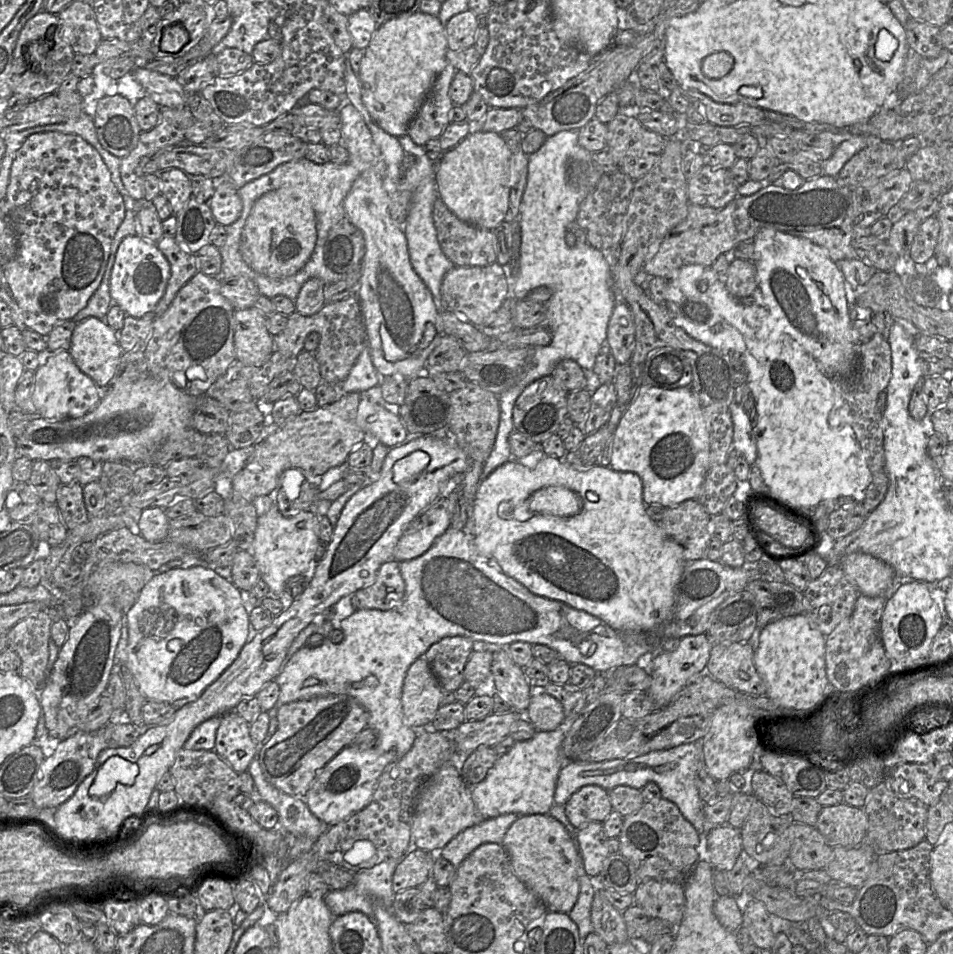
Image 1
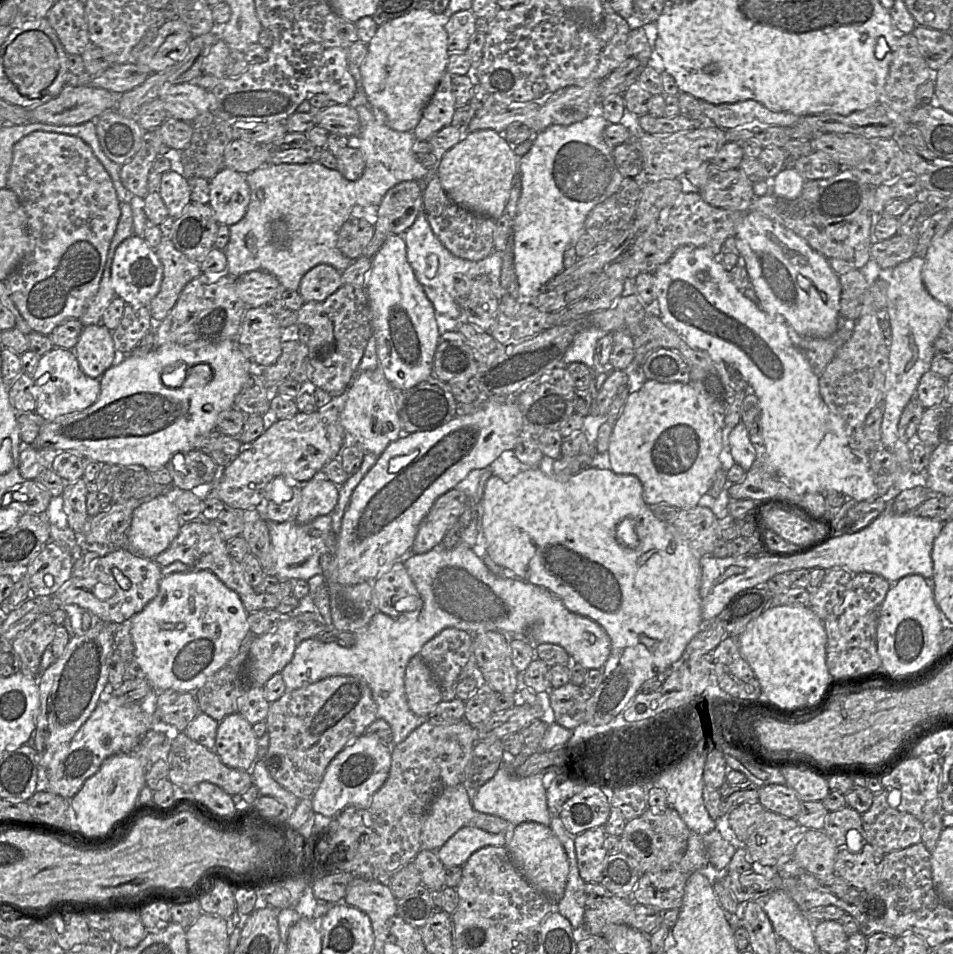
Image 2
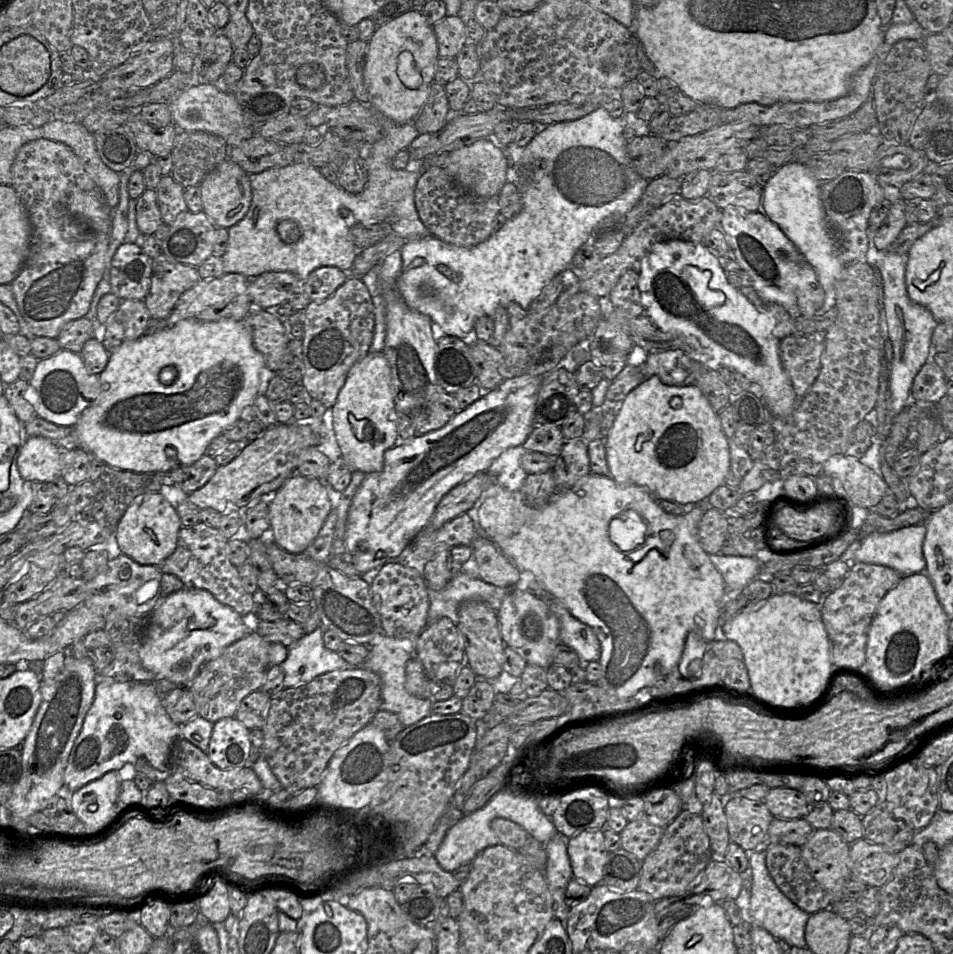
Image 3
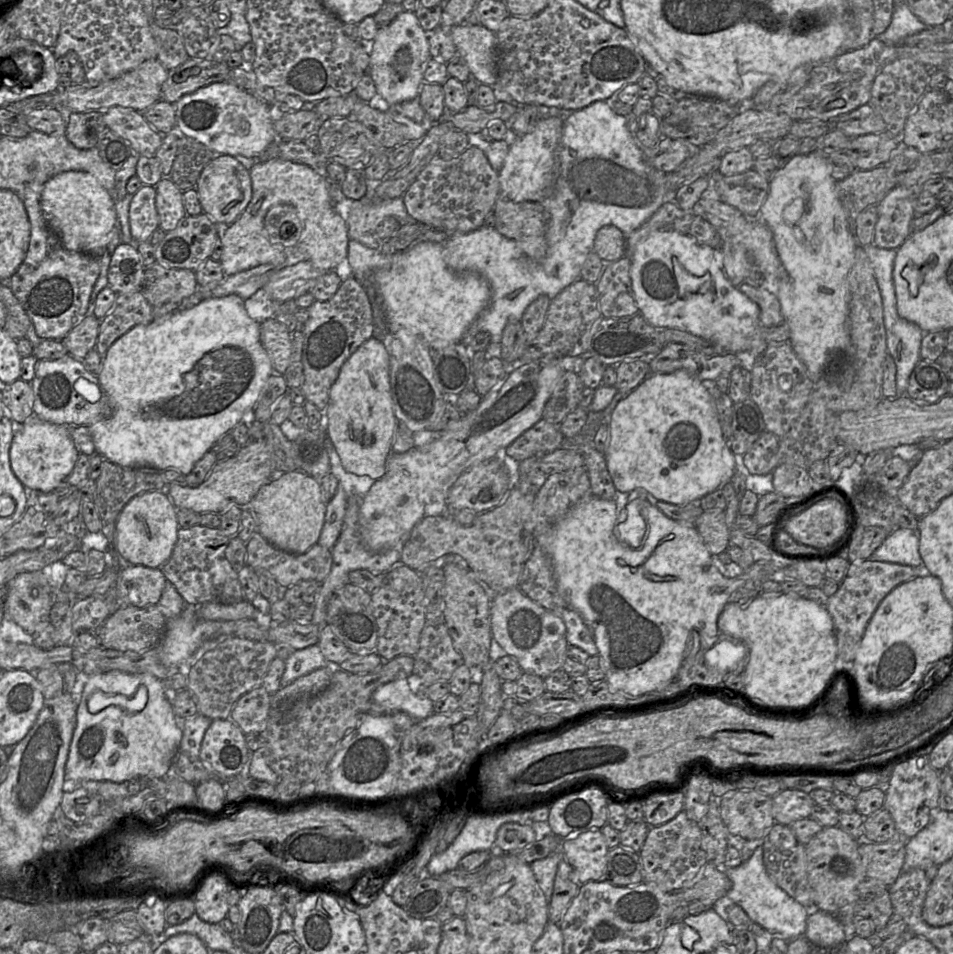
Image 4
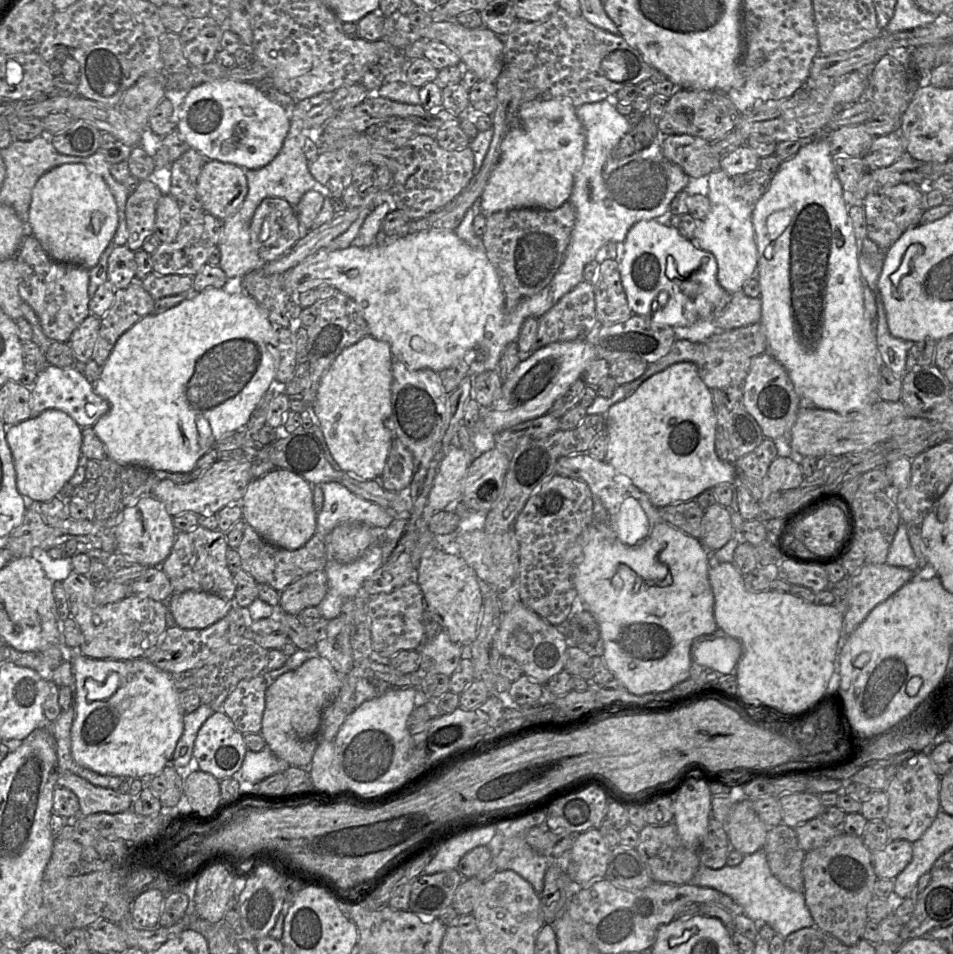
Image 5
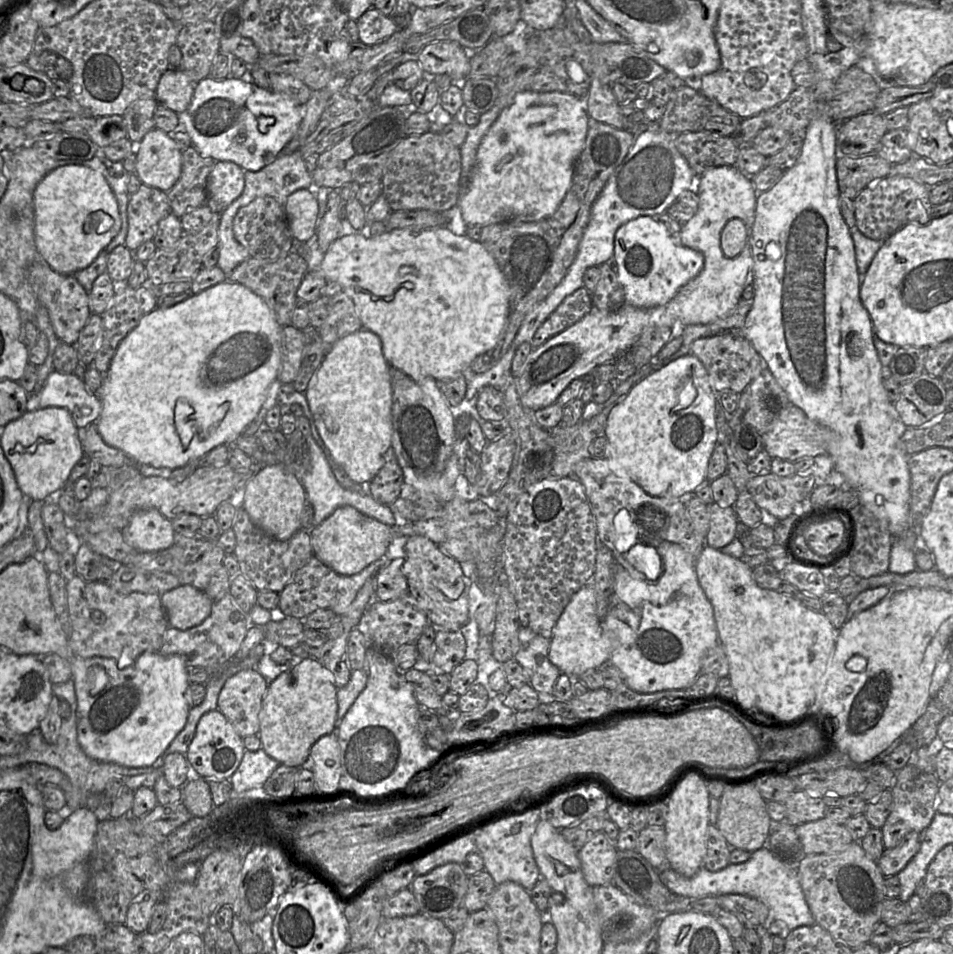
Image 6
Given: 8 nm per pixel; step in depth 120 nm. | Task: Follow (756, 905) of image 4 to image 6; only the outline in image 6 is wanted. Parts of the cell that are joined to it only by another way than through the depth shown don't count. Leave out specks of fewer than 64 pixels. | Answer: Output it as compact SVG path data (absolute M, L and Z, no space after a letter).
M766 845L751 853L744 863L729 864L725 868L712 872L701 866L692 877L685 877L673 869L658 871L661 882L672 893L692 900L707 896L740 894L753 897L769 910L769 919L784 922L789 930L801 926L813 926L816 921L805 900L797 871L797 860L783 860Z

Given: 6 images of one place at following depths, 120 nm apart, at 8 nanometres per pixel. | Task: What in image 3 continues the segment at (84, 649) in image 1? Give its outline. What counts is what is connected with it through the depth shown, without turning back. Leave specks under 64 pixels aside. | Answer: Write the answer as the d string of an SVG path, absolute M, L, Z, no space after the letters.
M67 656L64 659L62 671L51 680L41 682L41 704L31 728L20 746L22 773L9 798L3 801L4 808L7 809L11 816L20 819L28 818L43 808L45 802L56 795L57 791L63 786L63 774L70 751L94 699L96 675L97 672L88 657L75 659L72 656Z

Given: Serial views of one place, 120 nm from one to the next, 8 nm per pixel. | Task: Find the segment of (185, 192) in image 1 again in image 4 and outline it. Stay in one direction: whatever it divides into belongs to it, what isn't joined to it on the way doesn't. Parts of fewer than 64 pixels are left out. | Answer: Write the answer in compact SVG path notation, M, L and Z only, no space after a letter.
M163 177L155 188L159 228L168 232L175 229L187 215L183 206L183 192L169 177Z

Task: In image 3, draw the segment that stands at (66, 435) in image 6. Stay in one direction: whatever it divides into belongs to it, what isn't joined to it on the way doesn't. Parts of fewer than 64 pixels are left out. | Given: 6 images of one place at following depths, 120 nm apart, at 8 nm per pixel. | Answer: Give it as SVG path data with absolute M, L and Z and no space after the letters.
M42 436L28 437L21 445L16 464L26 481L49 483L61 476L62 449Z

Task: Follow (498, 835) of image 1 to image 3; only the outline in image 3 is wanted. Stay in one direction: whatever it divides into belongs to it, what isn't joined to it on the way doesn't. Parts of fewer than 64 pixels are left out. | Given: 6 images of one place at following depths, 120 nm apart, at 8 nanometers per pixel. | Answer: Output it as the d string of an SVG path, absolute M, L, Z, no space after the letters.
M488 805L485 808L480 808L470 814L463 814L457 819L447 831L438 850L434 854L437 862L447 872L452 872L463 863L472 863L474 858L485 848L498 845L500 841L494 831L490 827L490 823L494 818L501 817L501 814L495 815L495 811L488 813Z

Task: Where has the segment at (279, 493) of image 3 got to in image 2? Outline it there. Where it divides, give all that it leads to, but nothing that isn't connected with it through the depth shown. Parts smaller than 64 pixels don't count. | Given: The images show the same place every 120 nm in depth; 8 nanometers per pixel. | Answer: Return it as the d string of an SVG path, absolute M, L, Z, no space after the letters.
M309 480L302 483L301 500L294 520L307 524L318 516L330 515L338 501L339 487L329 480Z

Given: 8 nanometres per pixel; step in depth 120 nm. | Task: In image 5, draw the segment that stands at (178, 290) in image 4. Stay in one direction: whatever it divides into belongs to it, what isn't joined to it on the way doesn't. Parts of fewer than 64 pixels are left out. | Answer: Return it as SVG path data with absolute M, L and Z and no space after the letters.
M152 271L141 280L141 284L154 300L177 294L190 296L191 293L199 293L192 292L193 276L188 275L162 275Z

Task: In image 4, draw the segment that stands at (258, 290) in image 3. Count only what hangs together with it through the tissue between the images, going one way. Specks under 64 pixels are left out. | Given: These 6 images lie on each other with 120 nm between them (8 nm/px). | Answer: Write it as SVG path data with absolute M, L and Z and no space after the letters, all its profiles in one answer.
M301 261L276 272L261 289L278 302L294 300L310 292L319 276L328 271L331 270L319 270L309 261Z

